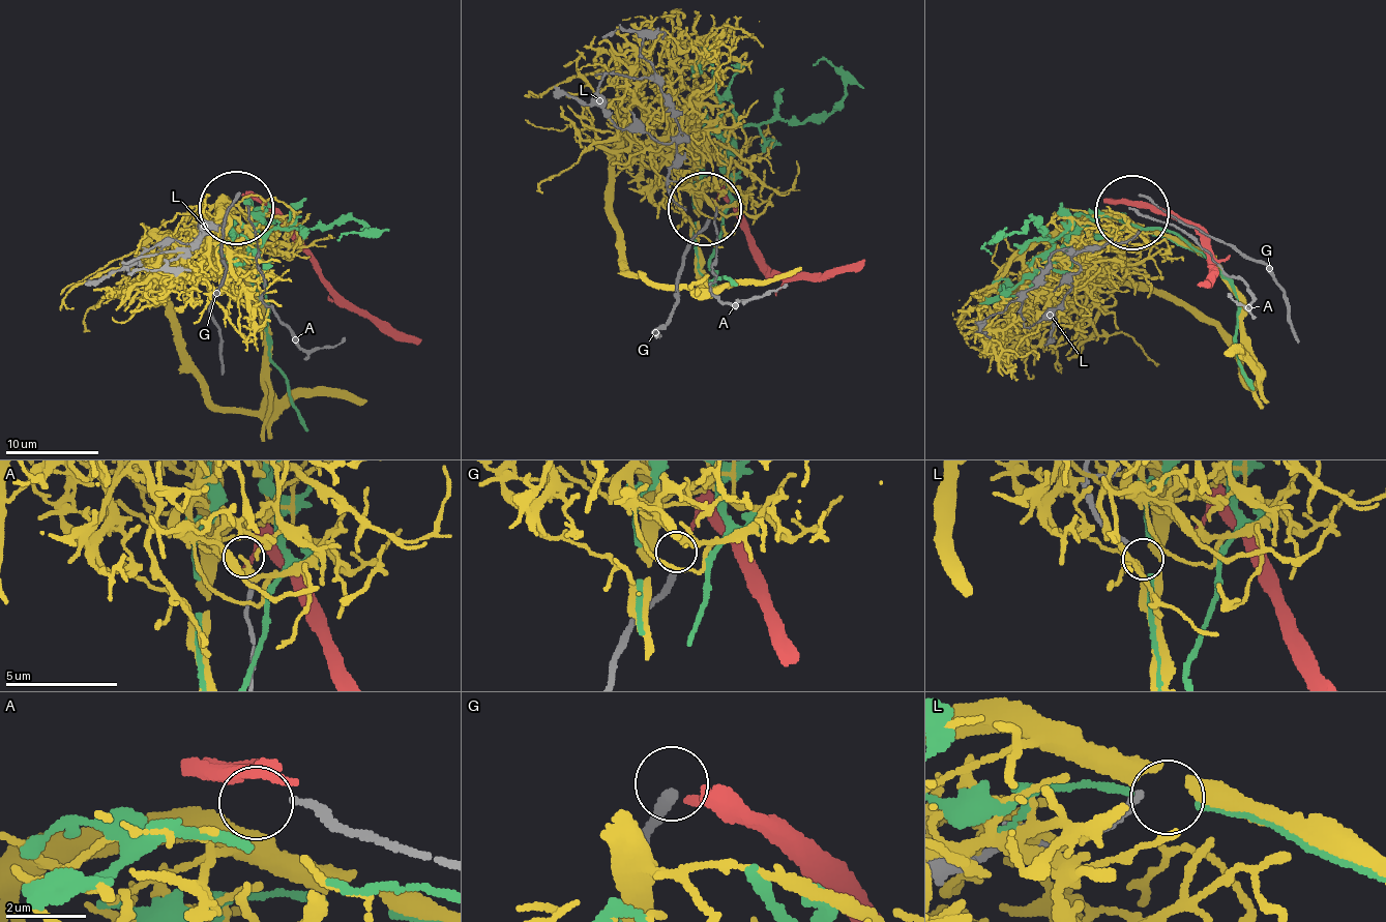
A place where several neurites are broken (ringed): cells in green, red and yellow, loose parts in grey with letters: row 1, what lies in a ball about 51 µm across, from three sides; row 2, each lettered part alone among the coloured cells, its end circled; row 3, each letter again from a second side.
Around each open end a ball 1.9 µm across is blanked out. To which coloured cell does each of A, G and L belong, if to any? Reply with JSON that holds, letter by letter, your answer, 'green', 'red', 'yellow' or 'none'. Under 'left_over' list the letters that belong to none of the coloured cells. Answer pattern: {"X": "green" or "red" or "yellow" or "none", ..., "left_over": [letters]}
{"A": "none", "G": "red", "L": "green", "left_over": ["A"]}

